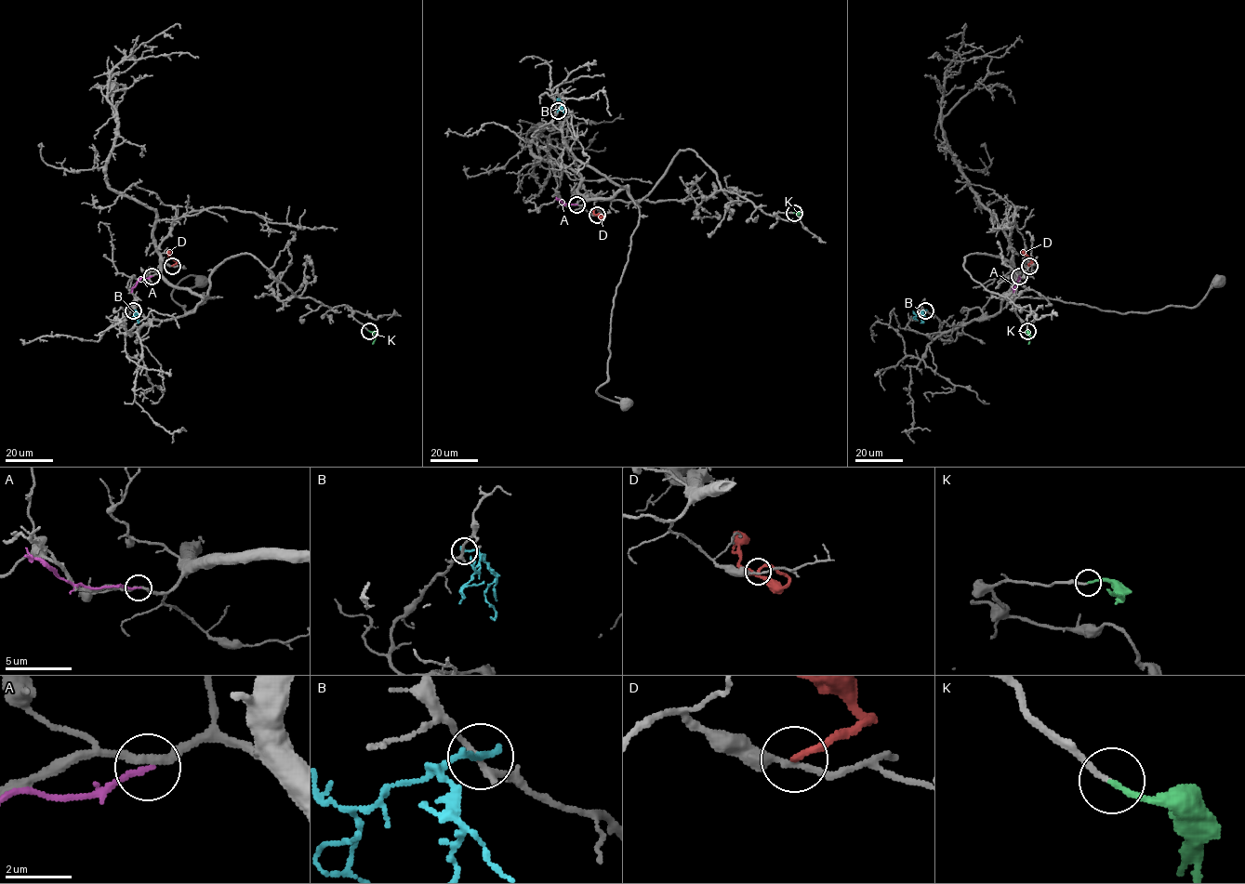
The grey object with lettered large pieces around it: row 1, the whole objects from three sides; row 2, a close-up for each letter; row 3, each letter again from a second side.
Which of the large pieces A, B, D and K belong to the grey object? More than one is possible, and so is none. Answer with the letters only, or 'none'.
K

